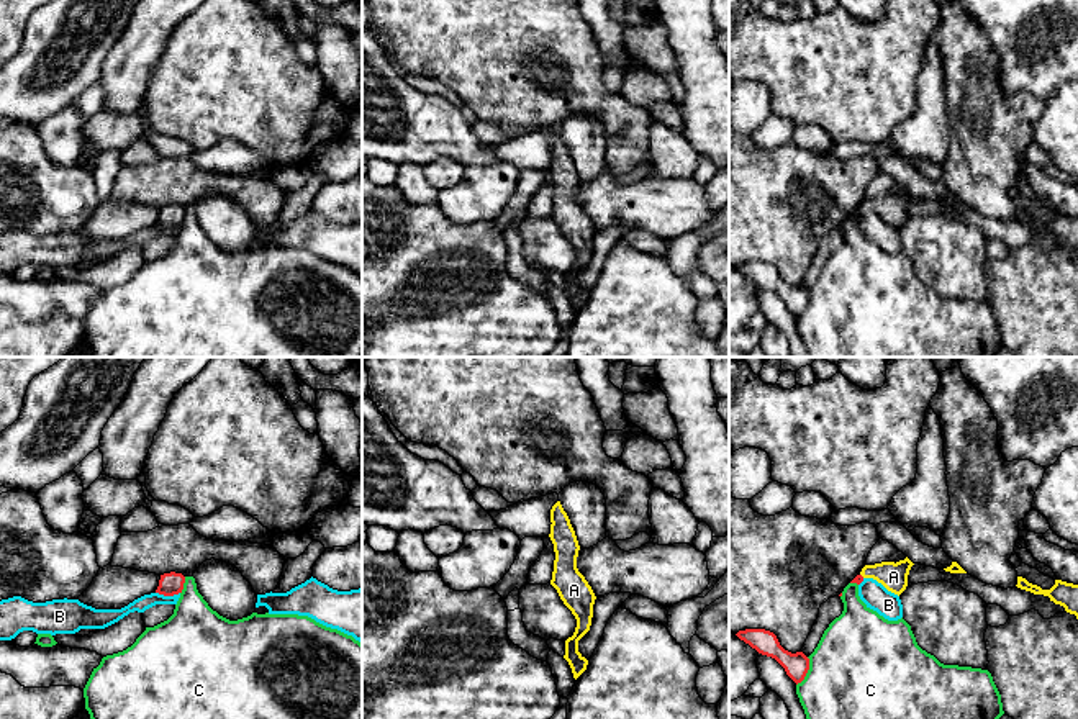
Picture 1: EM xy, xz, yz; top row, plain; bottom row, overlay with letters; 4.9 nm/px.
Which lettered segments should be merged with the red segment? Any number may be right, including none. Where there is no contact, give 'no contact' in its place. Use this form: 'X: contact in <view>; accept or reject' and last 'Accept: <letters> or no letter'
A: no contact; accept
B: contact in xy; reject
C: contact in yz; reject
Accept: A

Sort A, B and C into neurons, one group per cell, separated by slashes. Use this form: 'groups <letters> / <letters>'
groups A / B / C

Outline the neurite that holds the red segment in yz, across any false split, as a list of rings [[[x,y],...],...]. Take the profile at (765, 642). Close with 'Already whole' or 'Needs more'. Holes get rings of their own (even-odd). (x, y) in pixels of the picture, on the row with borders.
[[[745,629],[736,635],[759,653],[775,658],[796,685],[804,680],[809,670],[809,658],[803,652],[791,653],[785,650],[773,632],[765,629]]]. Already whole

